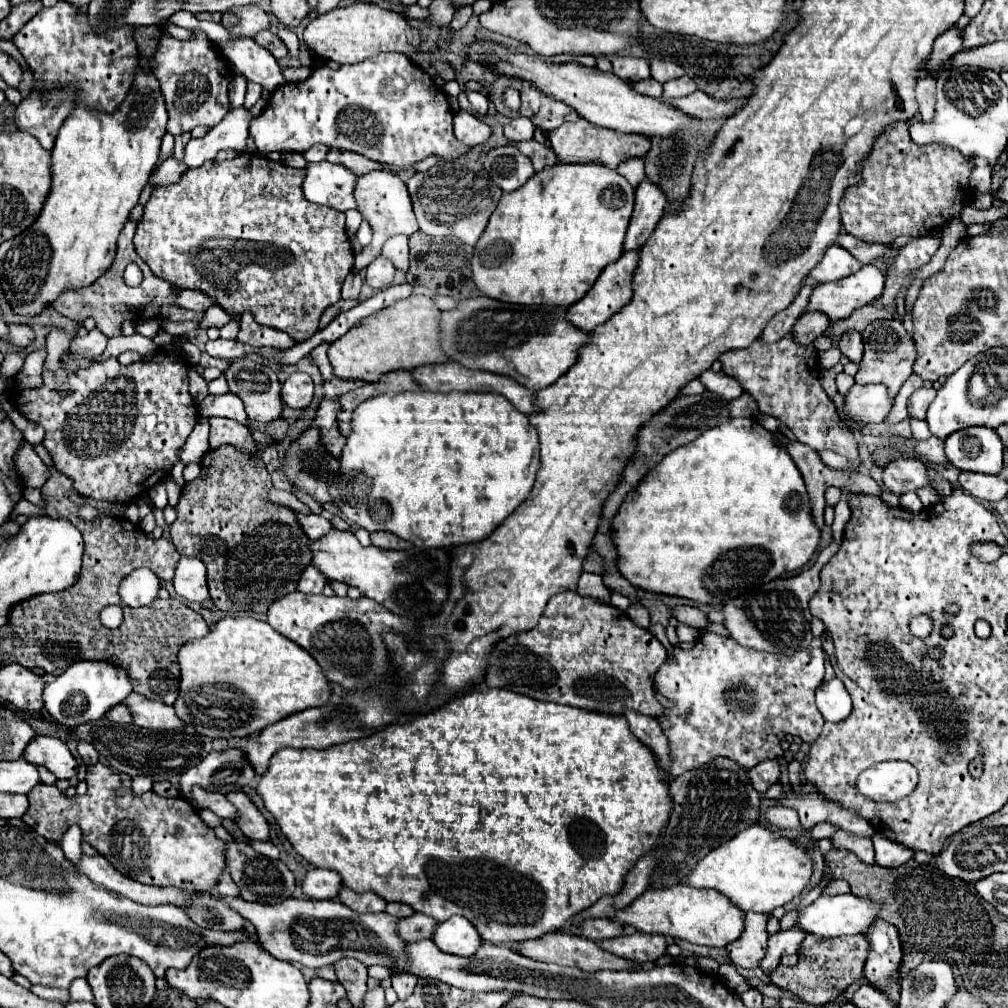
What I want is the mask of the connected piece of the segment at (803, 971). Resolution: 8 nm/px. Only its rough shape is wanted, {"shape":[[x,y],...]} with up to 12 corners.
{"shape":[[863,934],[817,938],[771,982],[807,1004],[827,1004],[863,976]]}

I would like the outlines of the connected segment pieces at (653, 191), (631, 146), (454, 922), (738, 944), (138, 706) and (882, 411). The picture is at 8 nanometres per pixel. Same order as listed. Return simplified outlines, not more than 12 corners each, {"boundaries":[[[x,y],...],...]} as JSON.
{"boundaries":[[[649,180],[635,192],[623,250],[641,250],[667,206]],[[583,118],[549,132],[561,164],[617,168],[643,158],[643,134],[597,128]],[[467,918],[437,924],[433,942],[447,954],[473,956],[483,940]],[[749,912],[745,932],[727,946],[741,968],[759,968],[769,914]],[[129,694],[133,722],[141,728],[183,726],[173,706]],[[853,384],[843,414],[859,426],[883,422],[885,386]]]}

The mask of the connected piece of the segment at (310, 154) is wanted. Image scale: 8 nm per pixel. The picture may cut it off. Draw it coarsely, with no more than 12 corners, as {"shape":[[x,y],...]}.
{"shape":[[317,144],[303,152],[307,162],[325,160],[329,148]]}

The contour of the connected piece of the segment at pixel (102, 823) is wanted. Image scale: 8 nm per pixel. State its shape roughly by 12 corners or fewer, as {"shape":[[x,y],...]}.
{"shape":[[87,772],[65,798],[37,784],[21,818],[59,842],[71,824],[121,874],[211,892],[225,846],[183,798],[115,796]]}

